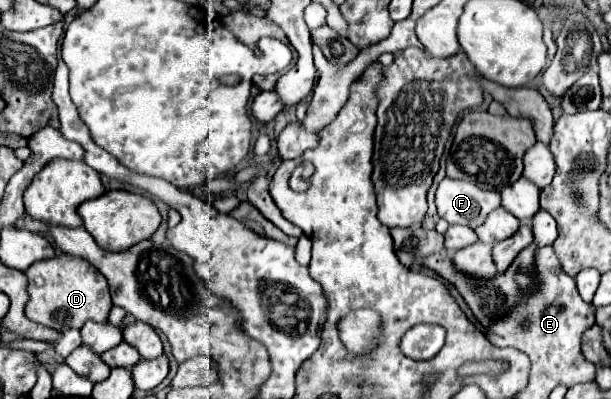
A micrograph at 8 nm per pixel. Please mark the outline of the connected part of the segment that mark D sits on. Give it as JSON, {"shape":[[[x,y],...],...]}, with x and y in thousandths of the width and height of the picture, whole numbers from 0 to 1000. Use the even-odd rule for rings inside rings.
{"shape":[[[101,637],[52,662],[43,677],[43,692],[49,732],[43,792],[52,807],[105,832],[115,822],[134,822],[141,802],[154,802],[164,812],[177,802],[183,772],[177,707],[170,702],[170,692],[164,692],[164,682],[157,682],[157,672],[151,672],[151,662],[137,662],[137,652],[124,652],[121,642]]]}

